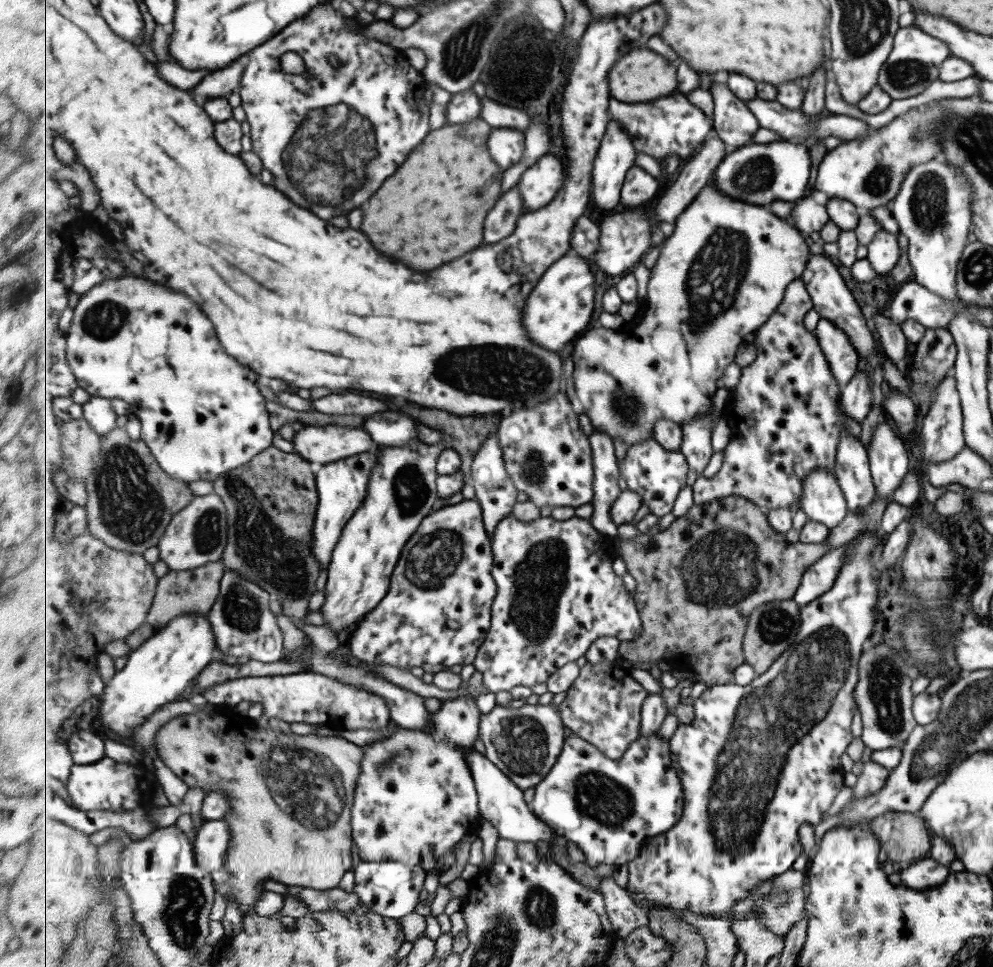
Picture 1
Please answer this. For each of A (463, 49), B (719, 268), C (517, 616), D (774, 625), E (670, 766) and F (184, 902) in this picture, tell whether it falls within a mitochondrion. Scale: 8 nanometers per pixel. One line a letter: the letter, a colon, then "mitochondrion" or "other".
A: mitochondrion
B: mitochondrion
C: mitochondrion
D: mitochondrion
E: other
F: mitochondrion

